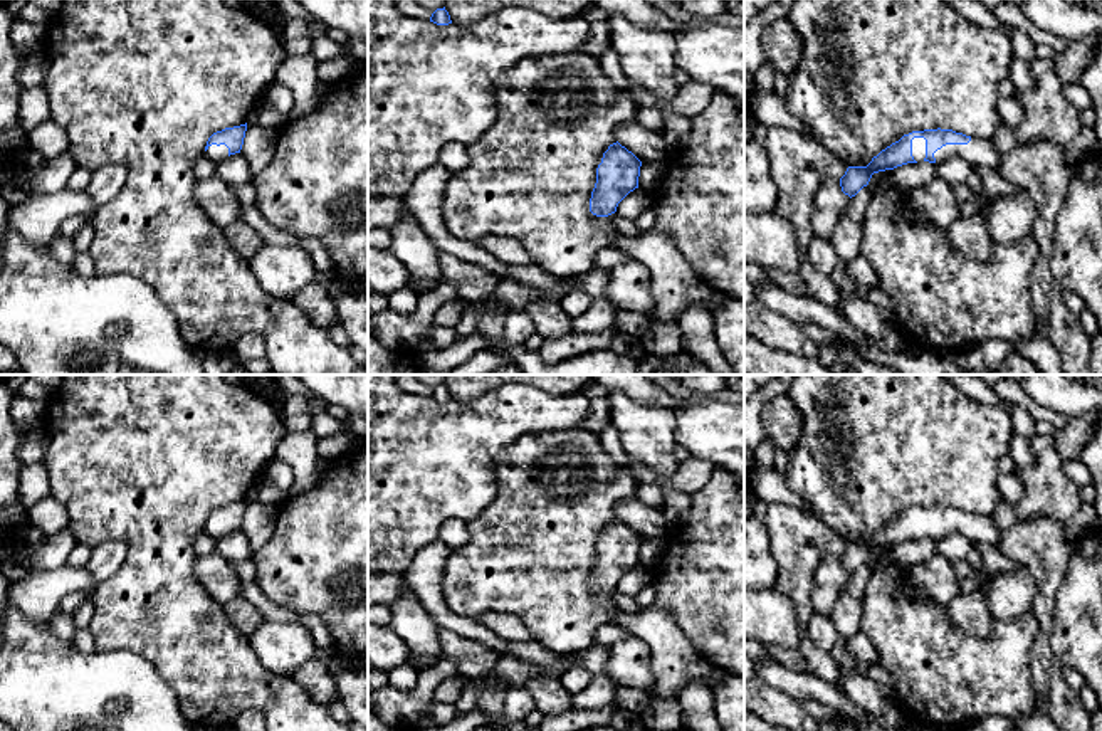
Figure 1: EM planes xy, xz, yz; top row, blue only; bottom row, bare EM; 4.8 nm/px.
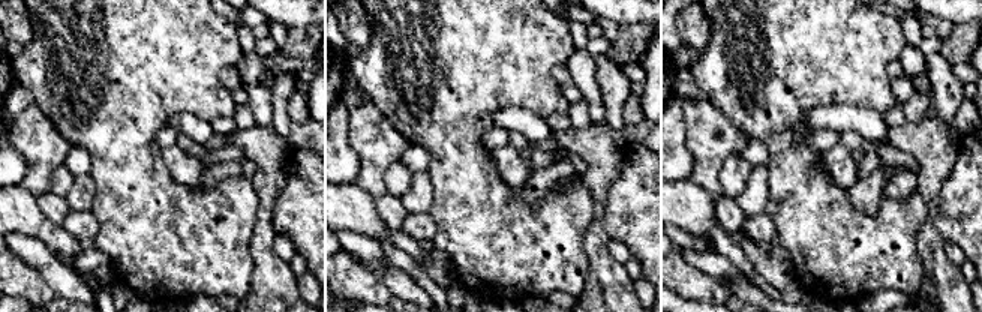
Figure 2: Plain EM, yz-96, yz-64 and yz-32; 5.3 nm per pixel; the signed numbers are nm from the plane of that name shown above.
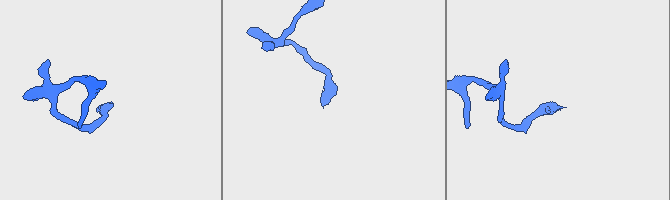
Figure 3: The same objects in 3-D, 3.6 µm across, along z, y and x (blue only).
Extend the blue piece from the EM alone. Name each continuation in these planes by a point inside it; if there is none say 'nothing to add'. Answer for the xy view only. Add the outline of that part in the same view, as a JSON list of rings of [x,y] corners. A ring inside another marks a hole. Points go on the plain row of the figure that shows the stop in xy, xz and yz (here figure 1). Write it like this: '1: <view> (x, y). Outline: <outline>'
1: xy (215, 530). Outline: [[[212,521],[208,523],[208,526],[205,528],[205,533],[210,534],[212,538],[218,539],[222,538],[223,534],[228,533],[228,524],[225,521]]]

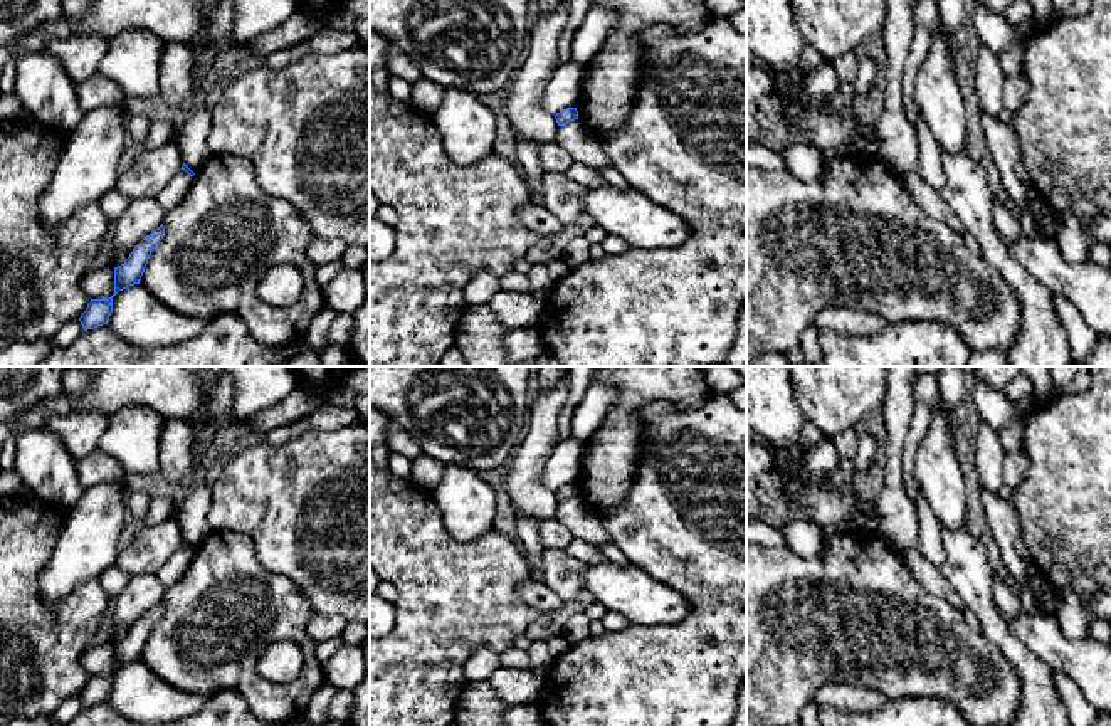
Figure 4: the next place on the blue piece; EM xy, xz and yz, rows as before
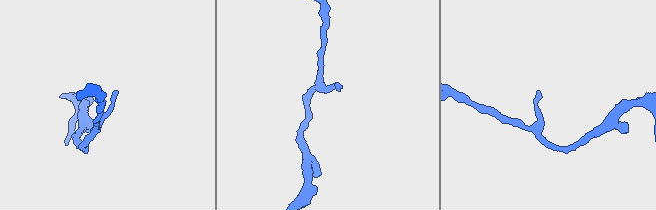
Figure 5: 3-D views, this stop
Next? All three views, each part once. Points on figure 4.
nothing to add

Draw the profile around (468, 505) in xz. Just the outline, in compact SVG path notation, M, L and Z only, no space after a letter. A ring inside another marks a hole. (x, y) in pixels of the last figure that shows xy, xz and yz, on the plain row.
M457 464L444 466L442 481L430 494L445 529L457 541L472 543L494 528L496 492L476 471Z

